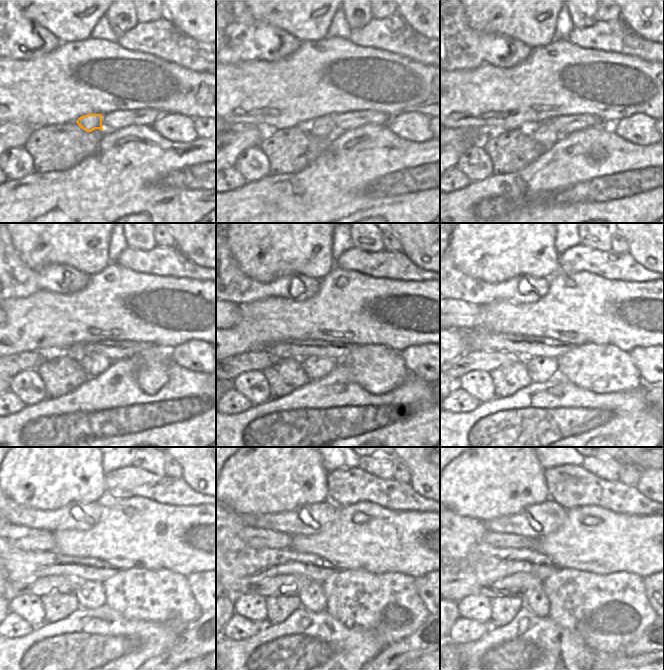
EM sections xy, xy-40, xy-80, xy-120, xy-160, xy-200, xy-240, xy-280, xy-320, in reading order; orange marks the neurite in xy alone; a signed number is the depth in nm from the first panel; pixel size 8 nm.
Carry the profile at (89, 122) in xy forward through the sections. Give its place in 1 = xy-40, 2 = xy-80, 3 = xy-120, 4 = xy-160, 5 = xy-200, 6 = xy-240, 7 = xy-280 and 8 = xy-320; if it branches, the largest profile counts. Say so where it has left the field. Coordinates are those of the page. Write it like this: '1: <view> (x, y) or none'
1: xy-40 (322, 127)
2: xy-80 (545, 134)
3: xy-120 (94, 364)
4: xy-160 (316, 367)
5: xy-200 (540, 369)
6: xy-240 (90, 595)
7: xy-280 (312, 597)
8: xy-320 (535, 599)

